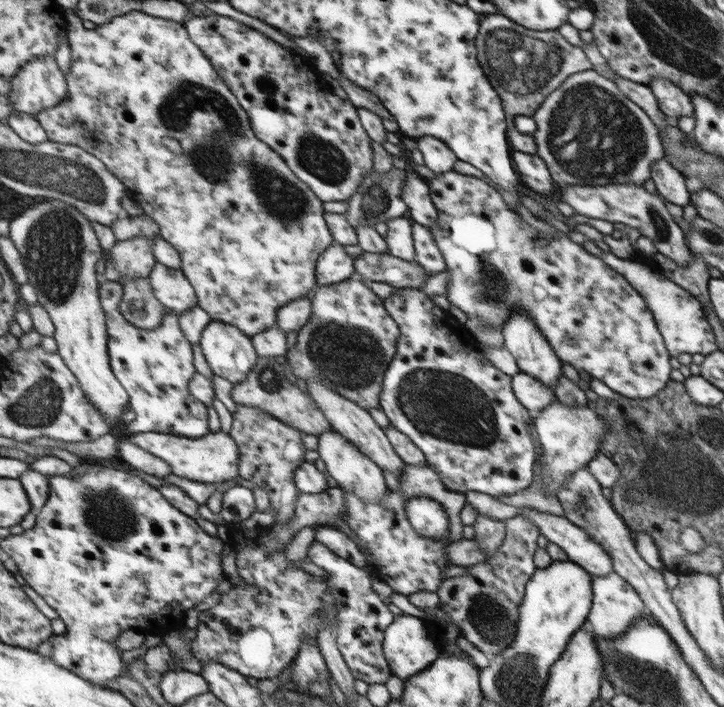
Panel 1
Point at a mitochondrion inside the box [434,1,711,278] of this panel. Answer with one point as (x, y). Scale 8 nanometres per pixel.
(598, 134)

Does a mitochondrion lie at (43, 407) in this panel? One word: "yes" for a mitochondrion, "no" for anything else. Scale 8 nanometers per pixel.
yes

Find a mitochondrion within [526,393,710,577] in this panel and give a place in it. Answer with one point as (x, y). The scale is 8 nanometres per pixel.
(582, 503)

